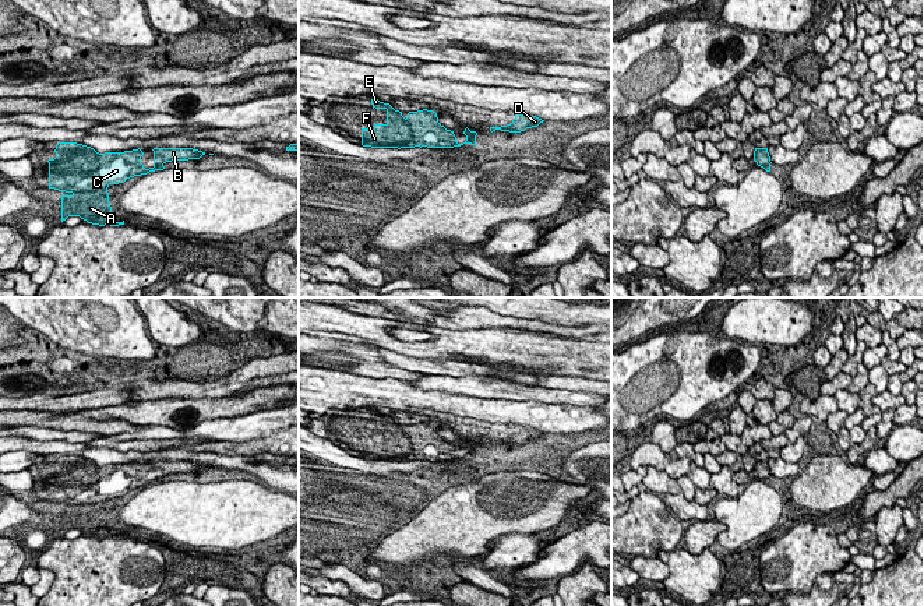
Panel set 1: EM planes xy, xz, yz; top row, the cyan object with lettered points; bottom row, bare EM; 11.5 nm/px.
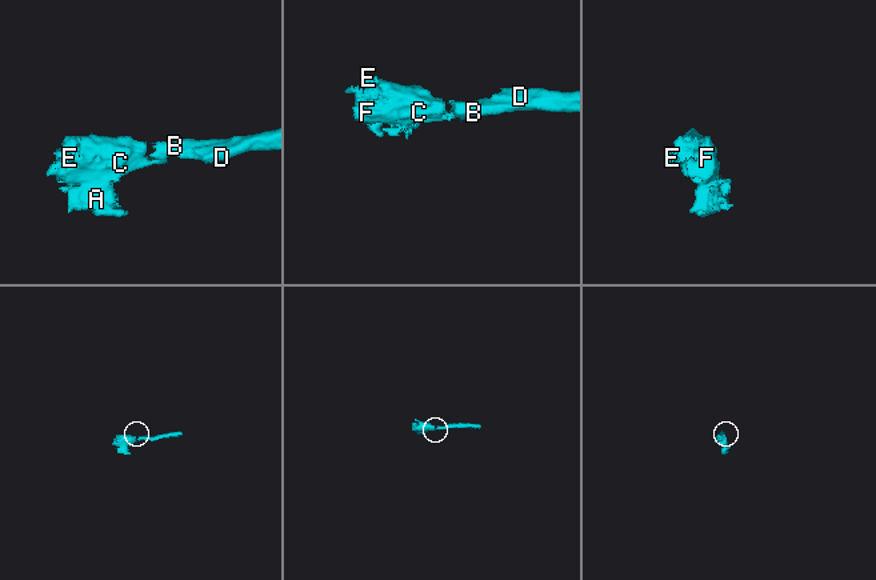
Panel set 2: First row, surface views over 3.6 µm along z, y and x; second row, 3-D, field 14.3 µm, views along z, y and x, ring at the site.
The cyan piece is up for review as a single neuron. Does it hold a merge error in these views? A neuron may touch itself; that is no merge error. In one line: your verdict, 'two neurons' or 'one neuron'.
one neuron

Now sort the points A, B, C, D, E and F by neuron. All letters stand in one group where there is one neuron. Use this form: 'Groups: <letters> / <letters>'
Groups: A B C D E F

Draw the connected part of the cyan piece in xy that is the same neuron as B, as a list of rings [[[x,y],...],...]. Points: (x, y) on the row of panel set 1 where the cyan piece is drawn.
[[[59,142],[56,145],[56,158],[49,159],[49,189],[59,191],[66,191],[61,195],[61,222],[68,216],[80,216],[92,225],[110,225],[119,226],[124,225],[116,219],[109,219],[109,212],[112,211],[109,202],[107,187],[110,184],[124,183],[127,179],[134,176],[147,175],[155,170],[163,170],[166,162],[172,161],[188,161],[200,159],[205,152],[193,148],[154,148],[154,166],[145,169],[141,163],[141,156],[144,152],[138,149],[124,151],[124,152],[105,152],[99,154],[94,148],[77,144],[77,142]]]

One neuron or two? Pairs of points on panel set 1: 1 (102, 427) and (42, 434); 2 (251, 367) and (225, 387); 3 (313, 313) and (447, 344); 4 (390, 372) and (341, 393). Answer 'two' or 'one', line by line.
1: two
2: one
3: one
4: two

